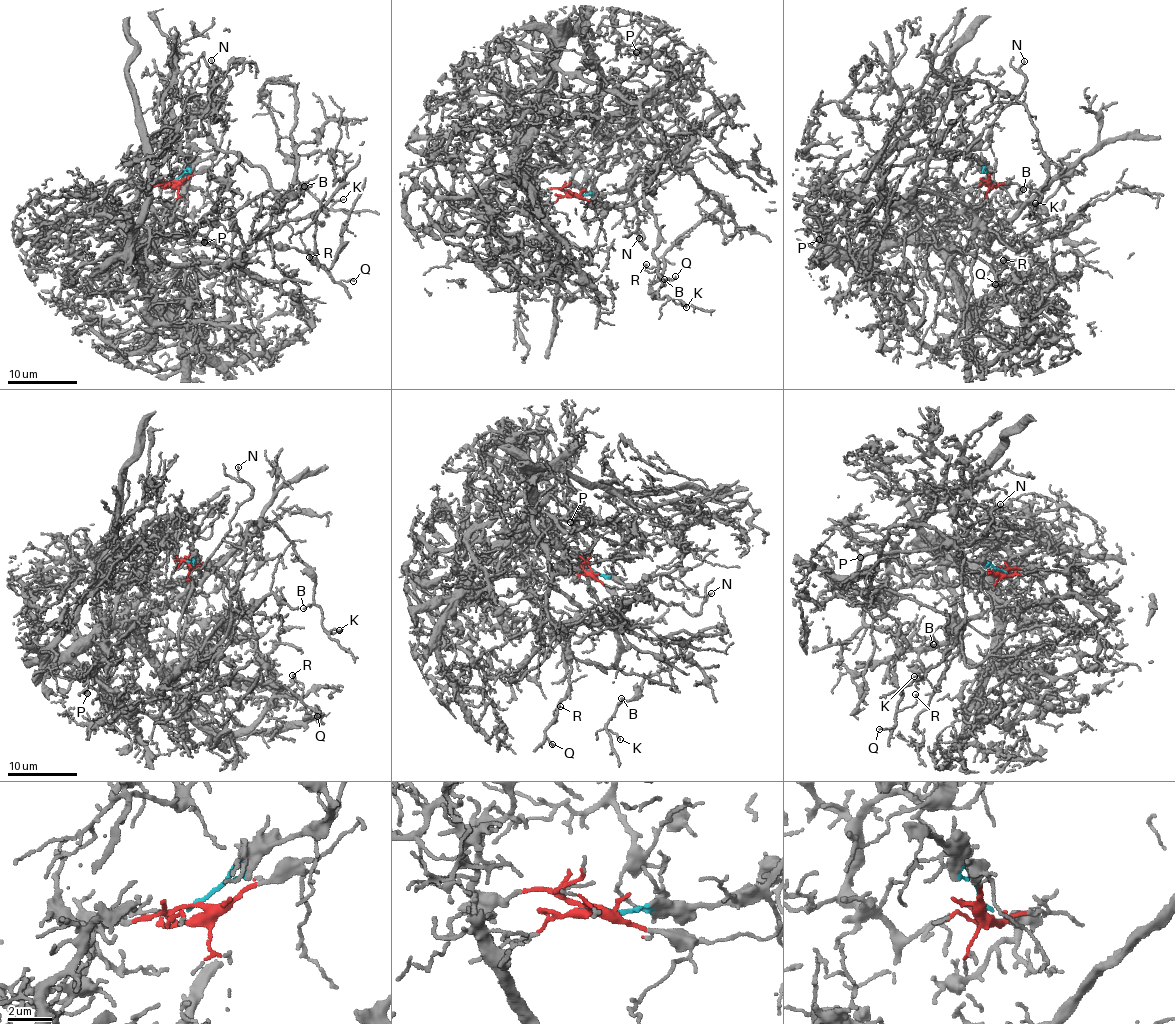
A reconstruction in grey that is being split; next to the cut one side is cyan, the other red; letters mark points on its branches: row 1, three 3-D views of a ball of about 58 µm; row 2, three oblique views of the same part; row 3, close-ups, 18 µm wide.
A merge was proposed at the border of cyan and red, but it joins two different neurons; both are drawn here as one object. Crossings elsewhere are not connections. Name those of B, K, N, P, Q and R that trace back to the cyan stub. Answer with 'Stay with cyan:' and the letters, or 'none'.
Stay with cyan: B, K, N, Q, R

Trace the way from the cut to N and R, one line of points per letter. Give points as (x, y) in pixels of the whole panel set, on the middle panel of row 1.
N: (571, 192), (630, 194), (638, 212), (636, 233), (644, 246), (642, 236), (638, 237)
R: (571, 192), (620, 189), (691, 137), (685, 164), (642, 184), (658, 229), (658, 266), (648, 273), (647, 264)

